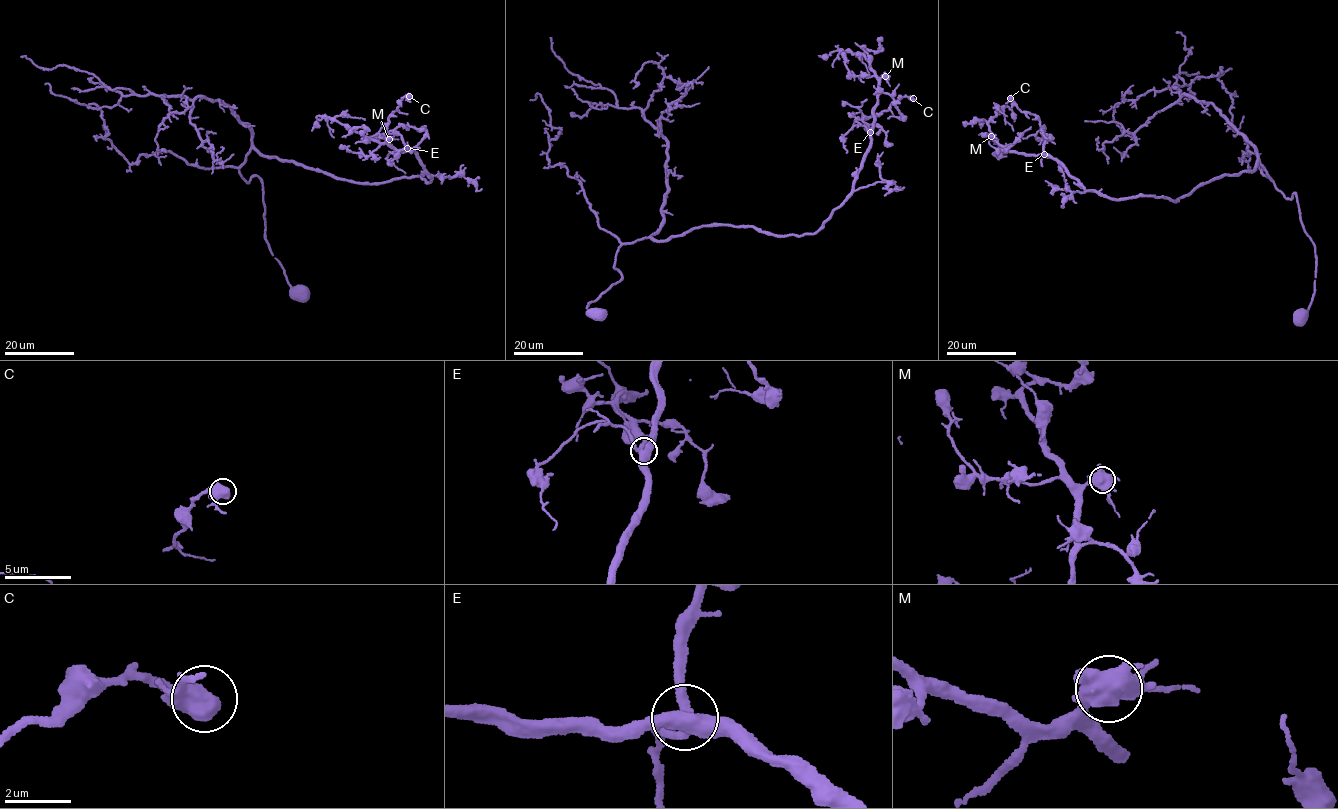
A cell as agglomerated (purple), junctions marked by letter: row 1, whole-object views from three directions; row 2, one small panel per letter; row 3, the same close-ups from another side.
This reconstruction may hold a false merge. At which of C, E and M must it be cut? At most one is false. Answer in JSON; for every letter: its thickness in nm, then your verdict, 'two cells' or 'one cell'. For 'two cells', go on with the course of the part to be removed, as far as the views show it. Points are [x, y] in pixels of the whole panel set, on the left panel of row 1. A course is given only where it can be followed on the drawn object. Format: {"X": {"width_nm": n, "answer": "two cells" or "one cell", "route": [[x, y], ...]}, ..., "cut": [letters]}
{"C": {"width_nm": 500, "answer": "one cell"}, "E": {"width_nm": 440, "answer": "one cell"}, "M": {"width_nm": 650, "answer": "one cell"}, "cut": []}

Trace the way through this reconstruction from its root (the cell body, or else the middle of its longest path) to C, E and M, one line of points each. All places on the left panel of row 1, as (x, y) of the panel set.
C: (301, 294), (265, 238), (245, 156), (429, 182), (386, 129), (409, 96)
E: (301, 294), (265, 238), (261, 179), (244, 180), (245, 156), (255, 148), (355, 182), (429, 182), (407, 148)
M: (301, 294), (265, 238), (245, 156), (429, 182), (389, 139)

